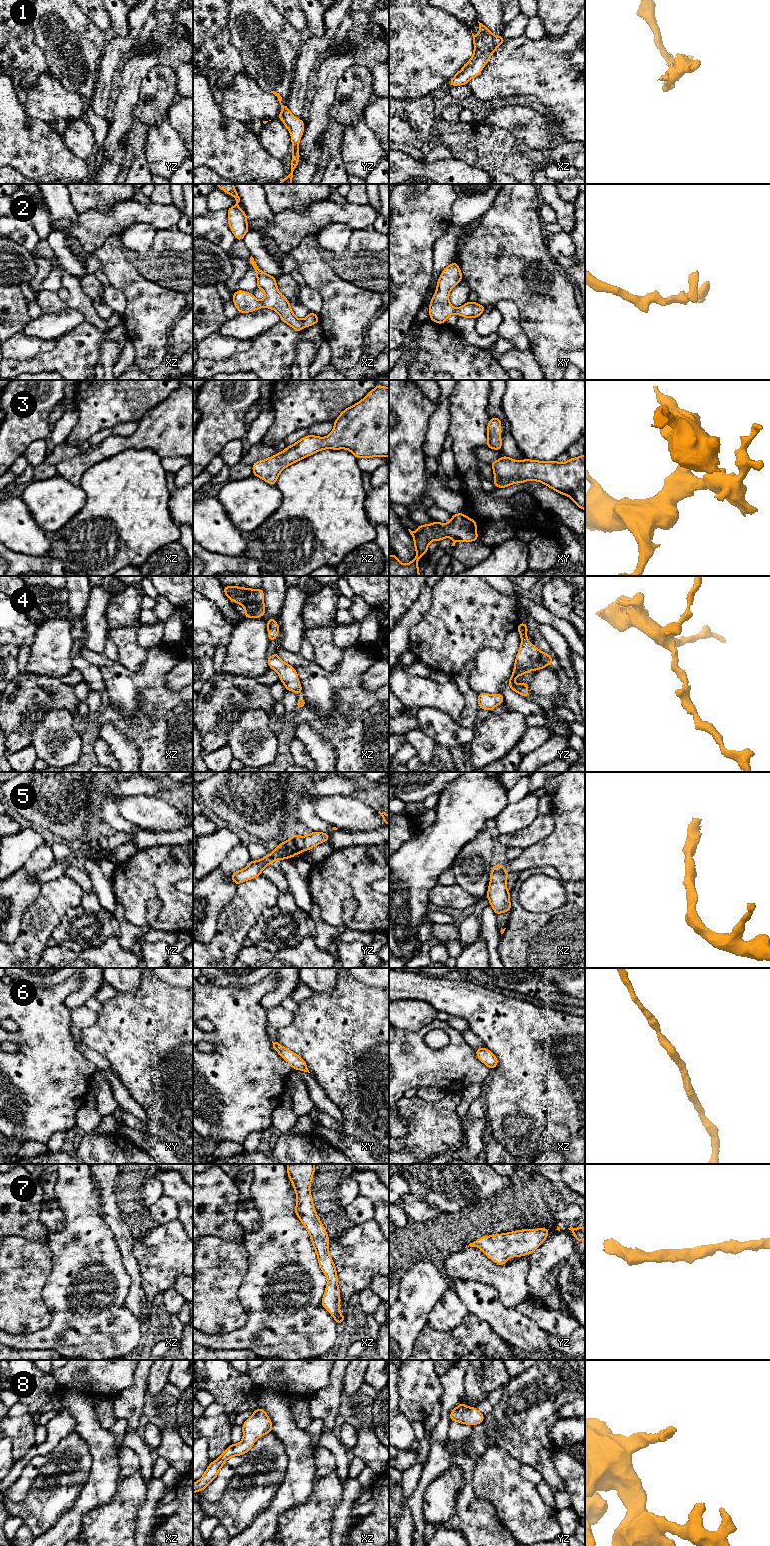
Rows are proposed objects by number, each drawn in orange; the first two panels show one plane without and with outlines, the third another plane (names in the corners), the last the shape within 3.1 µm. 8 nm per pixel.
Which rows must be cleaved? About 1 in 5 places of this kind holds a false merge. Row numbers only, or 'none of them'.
none of them

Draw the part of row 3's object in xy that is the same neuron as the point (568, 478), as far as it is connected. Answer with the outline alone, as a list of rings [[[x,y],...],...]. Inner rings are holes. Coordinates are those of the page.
[[[585,454],[564,463],[556,460],[516,461],[503,456],[490,464],[494,472],[493,483],[497,488],[533,480],[569,496],[579,508],[585,510]]]

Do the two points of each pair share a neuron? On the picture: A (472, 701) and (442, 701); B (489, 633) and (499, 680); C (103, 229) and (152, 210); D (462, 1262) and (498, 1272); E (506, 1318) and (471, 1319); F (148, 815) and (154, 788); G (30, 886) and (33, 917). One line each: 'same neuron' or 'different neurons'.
A: different neurons
B: different neurons
C: same neuron
D: same neuron
E: different neurons
F: different neurons
G: different neurons

